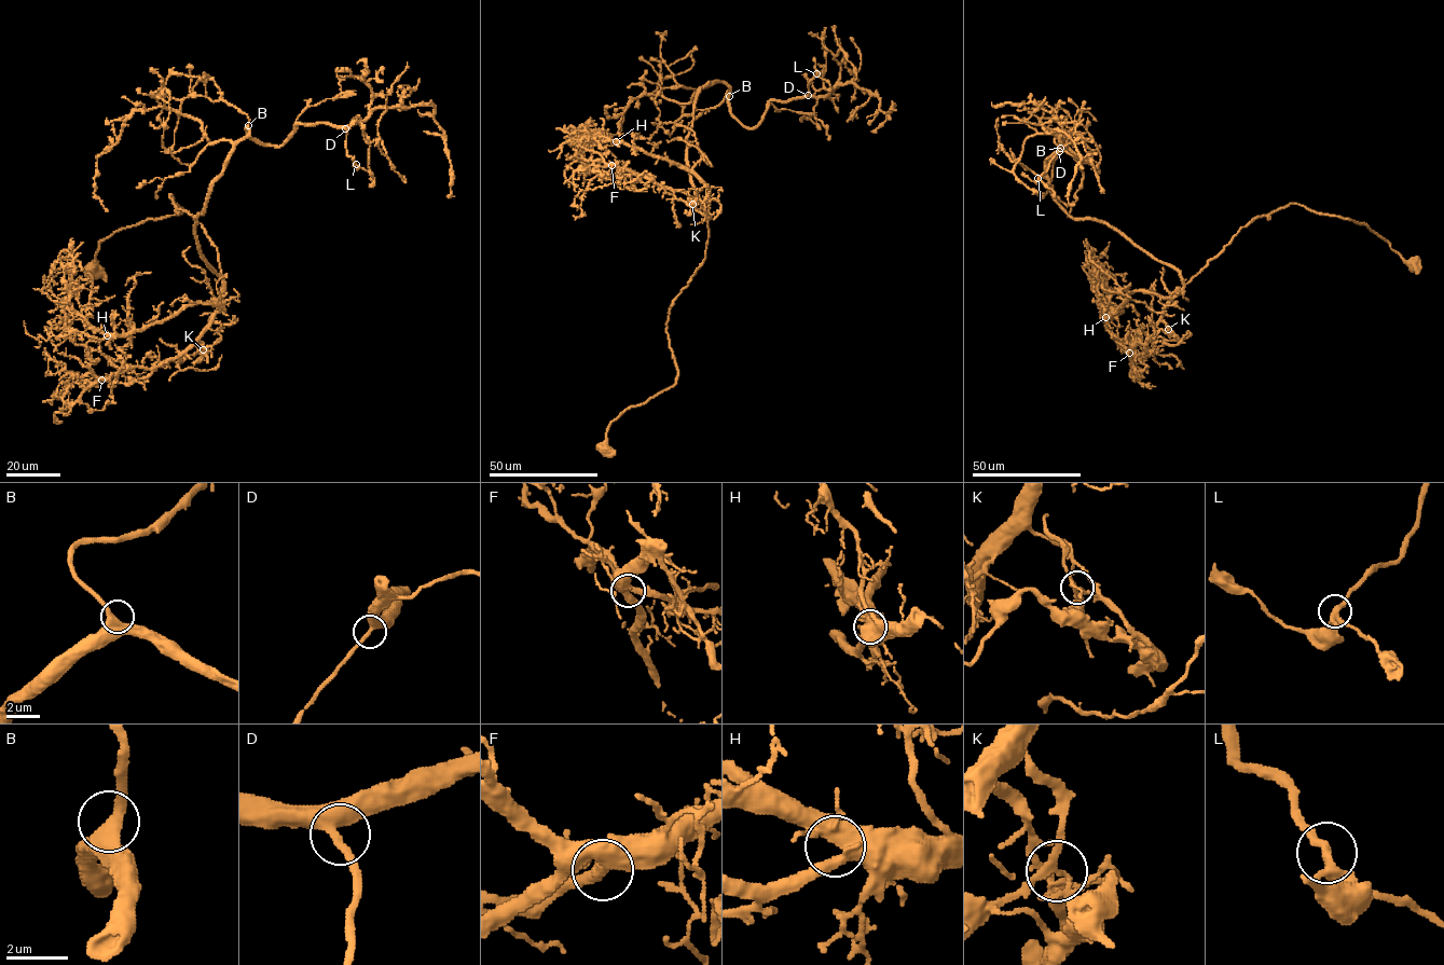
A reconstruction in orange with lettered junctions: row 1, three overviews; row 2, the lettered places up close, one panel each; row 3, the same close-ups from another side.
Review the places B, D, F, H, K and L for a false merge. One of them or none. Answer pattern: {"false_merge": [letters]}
{"false_merge": []}

